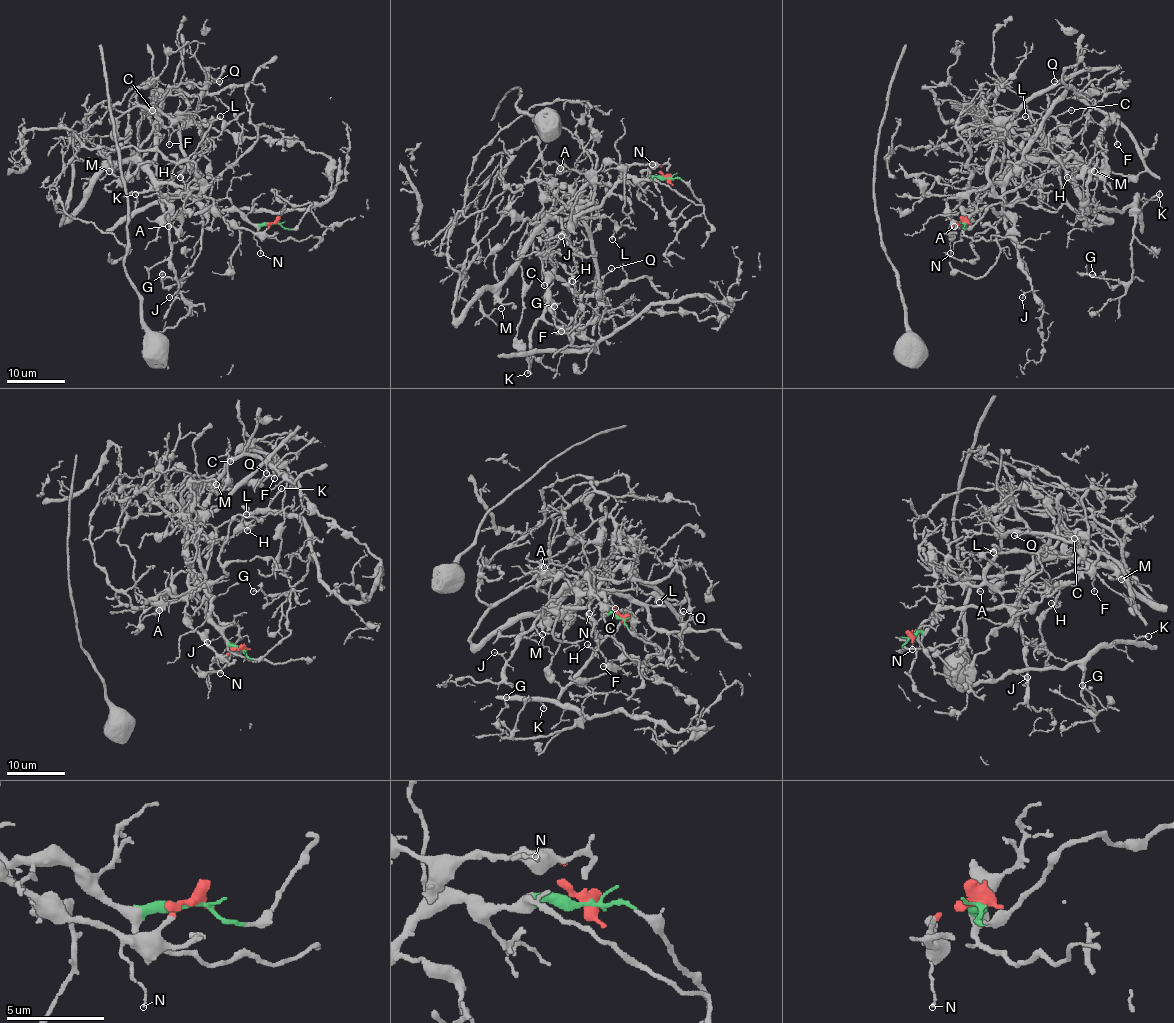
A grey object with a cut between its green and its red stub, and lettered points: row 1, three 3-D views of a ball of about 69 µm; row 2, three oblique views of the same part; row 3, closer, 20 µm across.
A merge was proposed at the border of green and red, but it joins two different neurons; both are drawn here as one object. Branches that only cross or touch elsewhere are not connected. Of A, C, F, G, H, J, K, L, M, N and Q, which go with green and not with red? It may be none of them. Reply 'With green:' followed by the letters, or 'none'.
With green: F, G, H, J, K, L, M

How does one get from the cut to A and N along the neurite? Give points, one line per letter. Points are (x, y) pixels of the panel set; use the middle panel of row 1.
A: (667, 178), (658, 164), (628, 164), (606, 160), (597, 170), (581, 173), (565, 166), (560, 169)
N: (667, 178), (658, 164), (652, 164)

